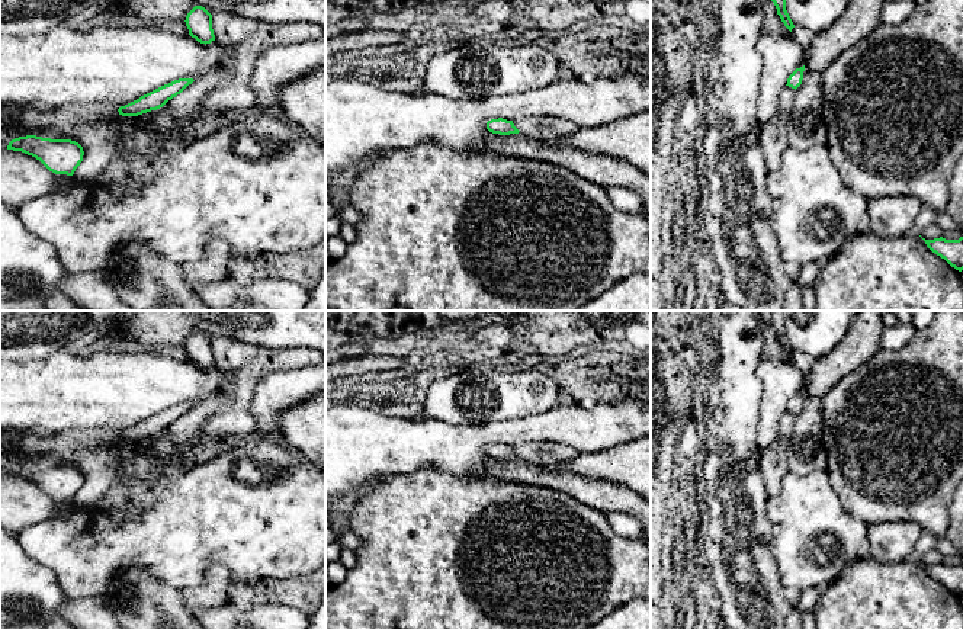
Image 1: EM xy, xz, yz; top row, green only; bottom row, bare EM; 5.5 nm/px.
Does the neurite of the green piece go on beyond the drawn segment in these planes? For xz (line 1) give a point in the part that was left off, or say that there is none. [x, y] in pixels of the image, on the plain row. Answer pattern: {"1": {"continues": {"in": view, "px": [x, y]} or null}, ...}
{"1": {"continues": null}}

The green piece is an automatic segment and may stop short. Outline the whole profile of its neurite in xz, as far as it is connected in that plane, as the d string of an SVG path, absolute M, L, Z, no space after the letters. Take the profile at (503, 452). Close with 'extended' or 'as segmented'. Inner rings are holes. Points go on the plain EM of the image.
M503 443L488 446L487 455L492 459L500 459L500 460L510 460L510 459L519 459L520 458L514 452L513 446L507 446Z; as segmented

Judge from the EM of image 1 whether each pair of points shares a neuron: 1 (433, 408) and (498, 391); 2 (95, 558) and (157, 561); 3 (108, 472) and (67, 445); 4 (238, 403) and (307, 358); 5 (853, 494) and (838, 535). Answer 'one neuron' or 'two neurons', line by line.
1: one neuron
2: one neuron
3: one neuron
4: one neuron
5: two neurons

